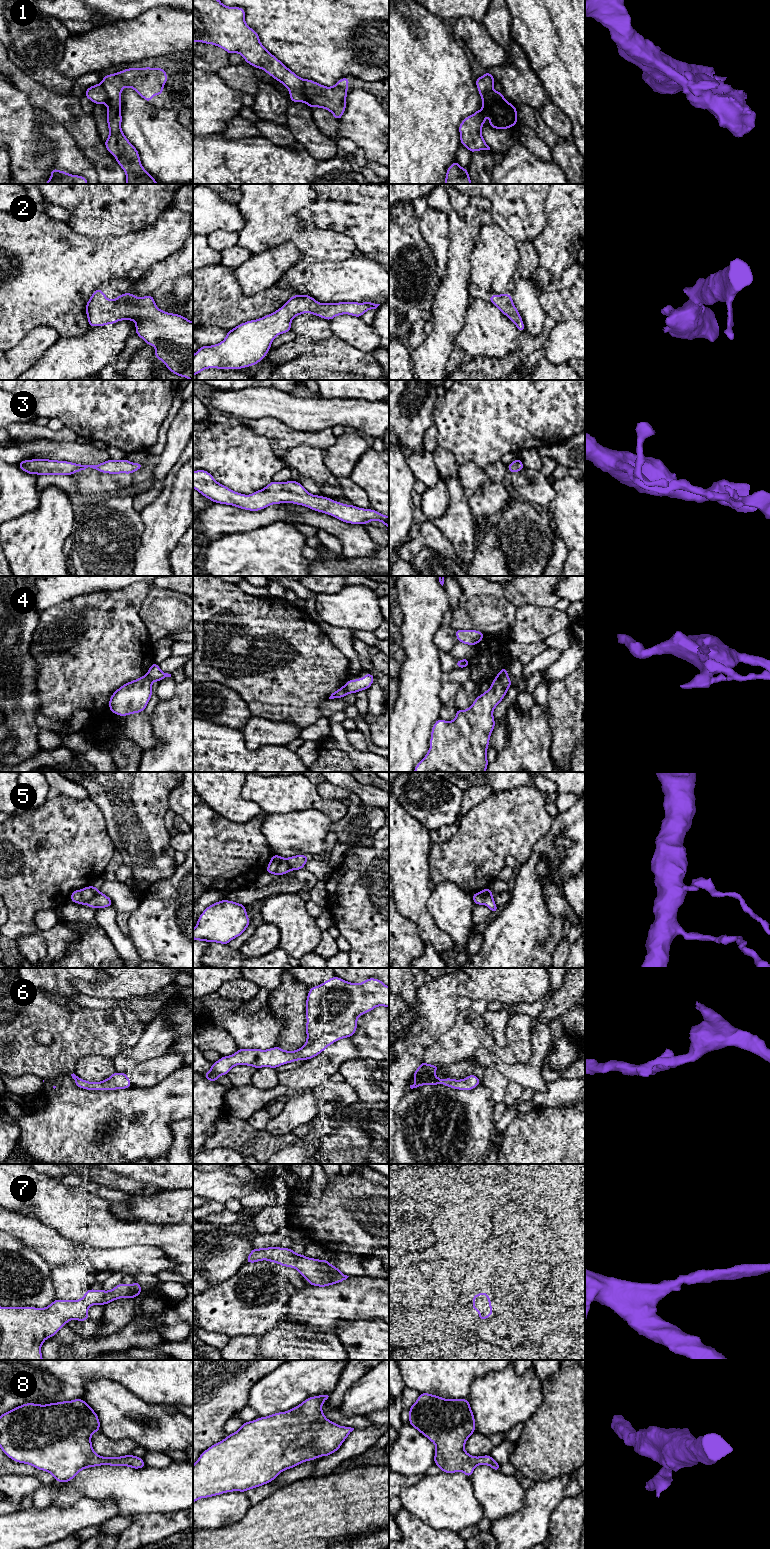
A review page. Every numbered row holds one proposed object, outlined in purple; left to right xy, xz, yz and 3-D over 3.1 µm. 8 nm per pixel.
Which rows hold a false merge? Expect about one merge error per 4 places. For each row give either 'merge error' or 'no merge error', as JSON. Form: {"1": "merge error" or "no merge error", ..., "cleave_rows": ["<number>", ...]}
{"1": "merge error", "2": "no merge error", "3": "no merge error", "4": "merge error", "5": "merge error", "6": "no merge error", "7": "no merge error", "8": "no merge error", "cleave_rows": ["1", "4", "5"]}

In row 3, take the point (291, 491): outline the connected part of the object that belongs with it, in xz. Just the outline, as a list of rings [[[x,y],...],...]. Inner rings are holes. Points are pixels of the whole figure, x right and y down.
[[[199,469],[193,472],[193,488],[215,503],[232,505],[244,510],[259,511],[272,504],[293,503],[326,513],[345,523],[368,524],[375,520],[389,528],[389,516],[373,509],[359,508],[328,497],[312,495],[298,481],[272,481],[263,489],[244,495],[220,484],[209,472]]]

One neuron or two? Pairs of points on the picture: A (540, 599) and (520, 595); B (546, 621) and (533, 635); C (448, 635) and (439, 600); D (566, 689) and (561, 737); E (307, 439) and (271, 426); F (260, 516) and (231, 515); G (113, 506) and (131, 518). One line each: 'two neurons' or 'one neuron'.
A: one neuron
B: one neuron
C: two neurons
D: one neuron
E: one neuron
F: one neuron
G: one neuron

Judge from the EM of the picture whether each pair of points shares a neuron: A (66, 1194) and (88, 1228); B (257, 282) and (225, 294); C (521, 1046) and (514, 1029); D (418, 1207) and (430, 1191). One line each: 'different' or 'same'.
A: same
B: different
C: same
D: different

